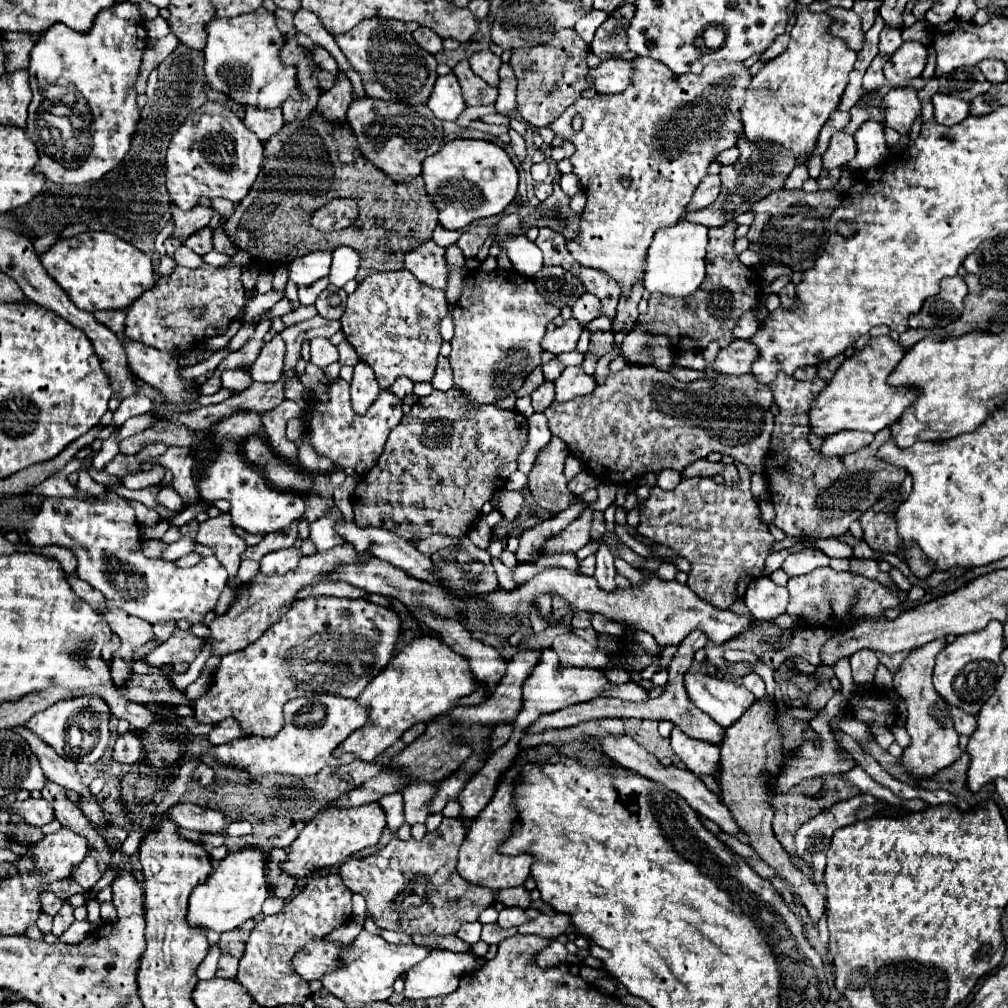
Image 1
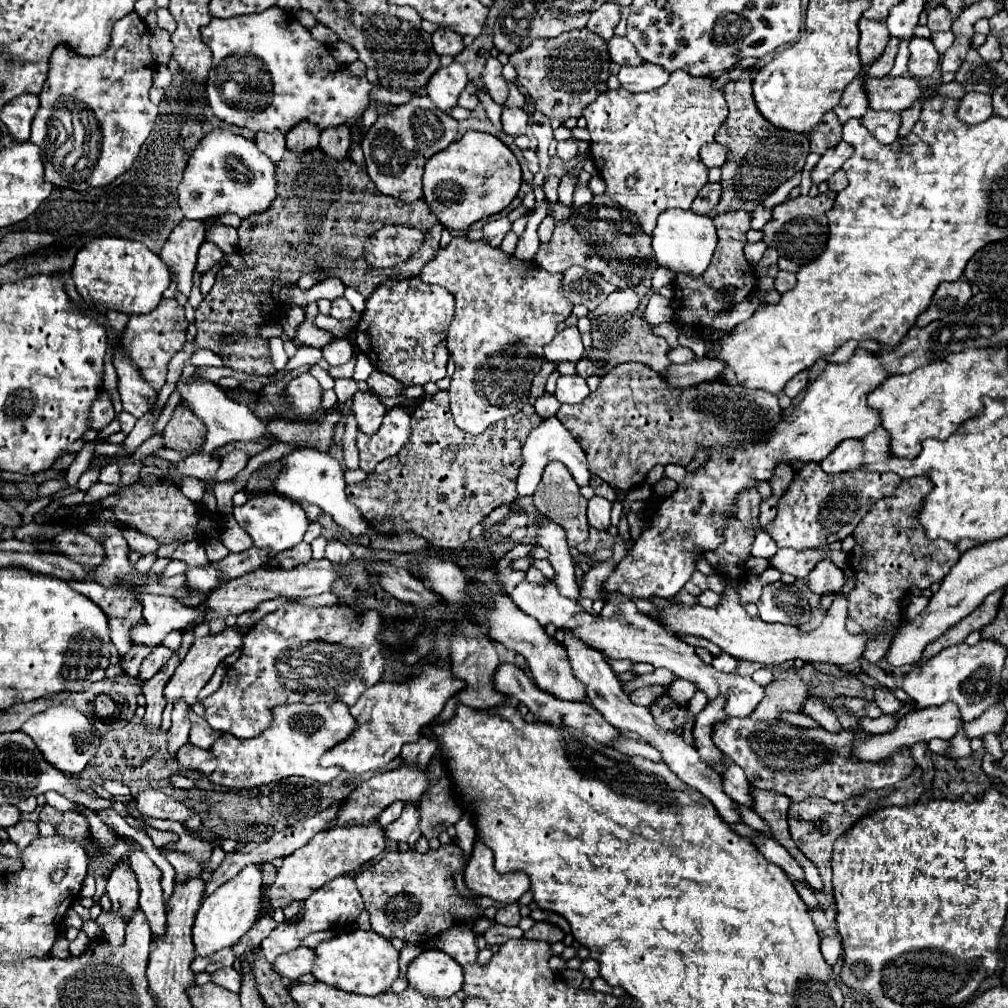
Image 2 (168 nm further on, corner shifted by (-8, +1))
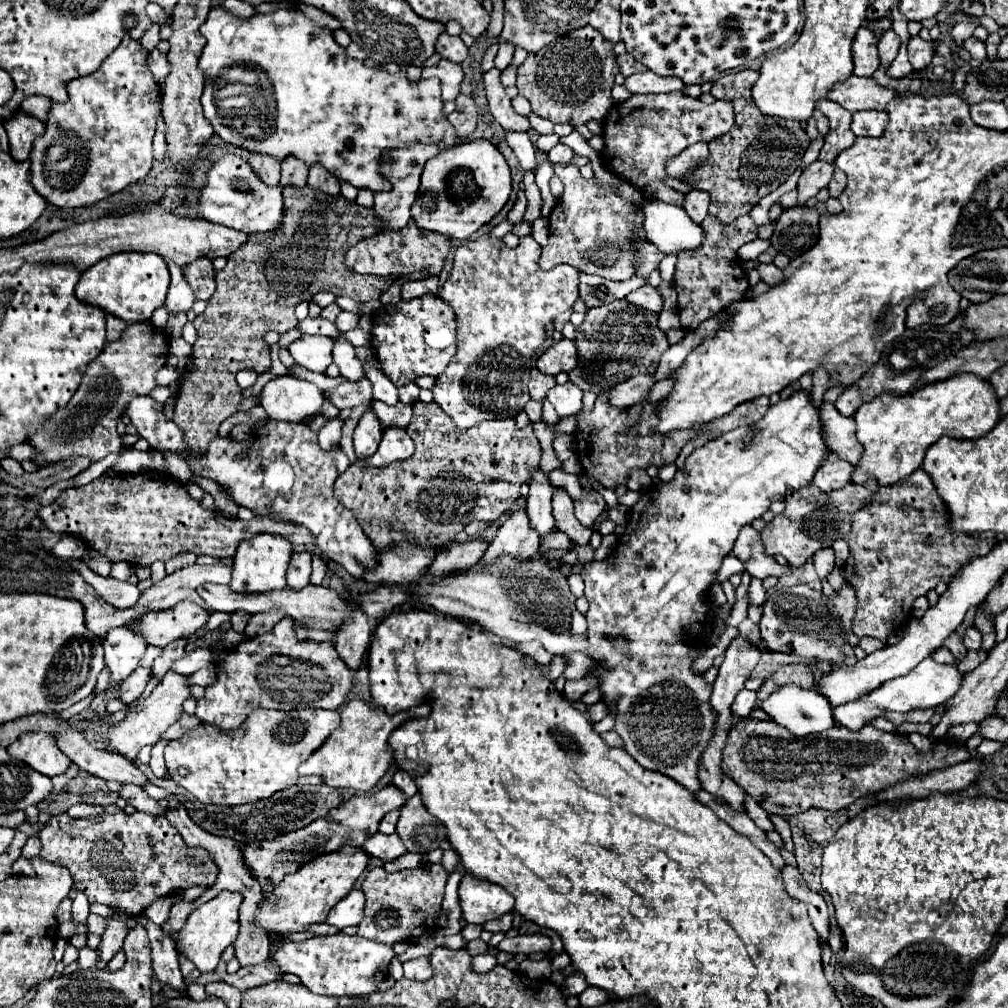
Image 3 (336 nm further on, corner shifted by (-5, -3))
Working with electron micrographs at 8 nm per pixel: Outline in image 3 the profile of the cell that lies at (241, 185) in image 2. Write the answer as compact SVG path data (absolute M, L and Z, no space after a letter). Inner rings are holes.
M224 155L208 171L208 181L202 187L200 217L212 223L220 223L244 233L256 231L276 231L282 225L282 189L272 189L264 185L250 165L238 155Z

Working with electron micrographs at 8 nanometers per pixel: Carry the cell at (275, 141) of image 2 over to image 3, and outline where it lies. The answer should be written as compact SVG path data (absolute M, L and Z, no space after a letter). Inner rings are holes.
M250 152L248 155L248 163L254 169L254 173L258 173L258 177L270 185L276 187L280 183L280 162L275 157L269 155L258 155L258 153Z

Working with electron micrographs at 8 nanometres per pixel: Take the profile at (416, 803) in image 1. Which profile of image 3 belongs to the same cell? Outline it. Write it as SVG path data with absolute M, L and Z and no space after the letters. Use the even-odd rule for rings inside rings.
M376 833L362 845L362 849L364 849L364 853L368 853L368 857L382 859L384 863L394 861L406 853L406 847L402 845L402 841L398 837L394 837L394 833L392 835Z

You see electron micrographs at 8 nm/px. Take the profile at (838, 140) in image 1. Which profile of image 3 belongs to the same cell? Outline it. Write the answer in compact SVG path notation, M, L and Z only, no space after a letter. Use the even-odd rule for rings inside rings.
M814 161L810 163L800 179L798 179L798 205L806 205L808 199L816 197L820 189L824 189L834 173L834 165L832 163L824 163L824 161Z

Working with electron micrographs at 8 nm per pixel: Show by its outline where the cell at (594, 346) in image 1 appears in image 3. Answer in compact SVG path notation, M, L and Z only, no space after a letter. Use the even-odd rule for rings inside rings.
M626 299L612 301L610 305L600 305L586 311L584 323L576 327L576 349L578 367L572 369L570 381L582 391L600 393L614 385L616 379L632 377L638 373L654 373L658 369L662 353L670 347L666 335L658 327L658 313L638 309ZM646 319L646 323L642 323ZM648 325L648 327L644 327Z

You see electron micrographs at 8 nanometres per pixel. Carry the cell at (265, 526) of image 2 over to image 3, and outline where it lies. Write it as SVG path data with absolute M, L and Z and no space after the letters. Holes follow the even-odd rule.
M254 535L248 541L242 541L238 545L238 551L234 555L232 565L232 581L230 587L238 593L262 593L270 589L284 589L286 587L286 567L292 557L292 543L284 537L276 535Z

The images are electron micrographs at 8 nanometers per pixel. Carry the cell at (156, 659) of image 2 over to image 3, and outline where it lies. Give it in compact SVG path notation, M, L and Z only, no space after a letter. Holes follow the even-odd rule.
M138 667L138 669L120 685L120 697L118 697L118 699L120 699L124 705L130 705L132 701L136 701L136 699L142 695L142 691L144 691L146 683L150 681L150 677L152 677L150 669Z

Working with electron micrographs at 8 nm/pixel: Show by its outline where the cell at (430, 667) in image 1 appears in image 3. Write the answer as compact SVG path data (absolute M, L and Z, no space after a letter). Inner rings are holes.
M350 701L340 709L342 723L340 727L316 749L300 767L298 773L302 775L320 775L328 787L334 789L356 789L356 791L370 791L380 777L388 771L392 761L392 751L388 749L388 735L402 725L402 721L412 717L426 717L430 713L430 705L418 705L412 711L386 715L384 709L372 707L364 701Z

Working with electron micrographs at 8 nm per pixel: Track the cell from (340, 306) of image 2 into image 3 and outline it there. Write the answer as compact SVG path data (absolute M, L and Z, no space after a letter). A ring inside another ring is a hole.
M342 311L342 313L338 315L338 319L336 319L336 327L338 327L340 333L346 333L346 331L350 331L350 329L356 329L356 327L358 327L358 321L360 321L360 317L358 317L356 313Z

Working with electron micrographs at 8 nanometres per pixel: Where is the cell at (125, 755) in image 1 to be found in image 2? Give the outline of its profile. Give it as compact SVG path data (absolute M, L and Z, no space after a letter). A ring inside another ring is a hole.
M173 655L167 665L155 675L151 677L149 681L145 681L143 685L143 695L145 695L145 717L143 717L143 723L145 723L145 733L149 735L155 735L157 731L161 731L161 713L165 709L165 681L169 681L169 677L173 675L173 671L177 669L177 665L181 663L181 659L177 655Z

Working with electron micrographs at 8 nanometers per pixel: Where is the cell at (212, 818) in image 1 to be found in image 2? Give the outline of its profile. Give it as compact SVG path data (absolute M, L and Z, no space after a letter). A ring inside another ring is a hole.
M147 789L147 791L139 793L137 809L145 817L171 819L171 821L179 821L179 823L185 823L193 815L193 809L189 809L185 803L179 803L173 797L165 795L163 791L157 791L157 789Z

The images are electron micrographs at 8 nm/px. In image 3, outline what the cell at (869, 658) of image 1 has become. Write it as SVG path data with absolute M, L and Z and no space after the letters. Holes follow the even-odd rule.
M922 469L892 487L880 487L872 501L854 513L852 531L844 537L850 545L844 575L858 597L852 623L858 637L886 641L906 625L916 597L936 589L942 581L950 583L968 561L984 557L998 543L994 533L950 533L946 521L950 521L946 503L942 503L930 475Z

